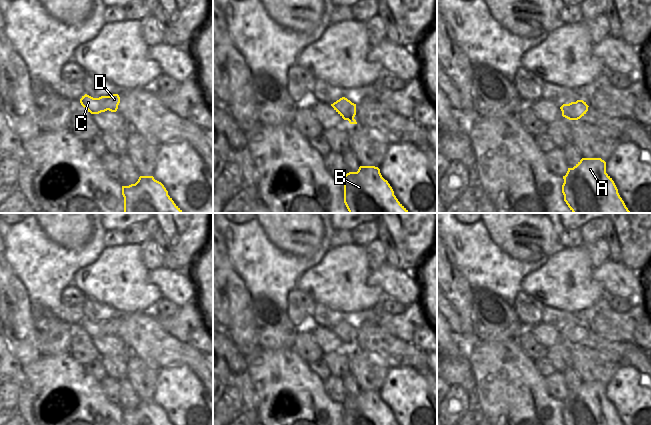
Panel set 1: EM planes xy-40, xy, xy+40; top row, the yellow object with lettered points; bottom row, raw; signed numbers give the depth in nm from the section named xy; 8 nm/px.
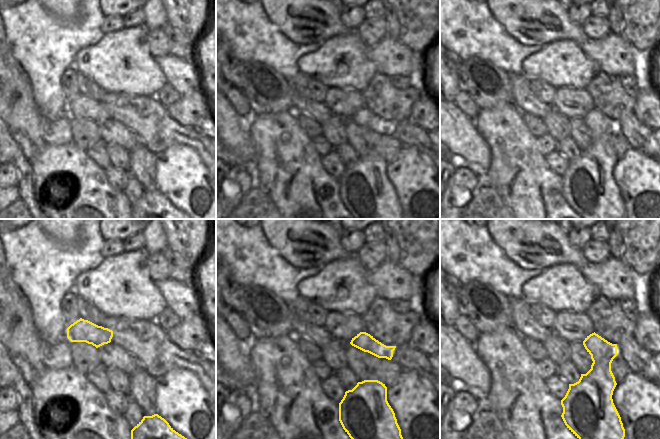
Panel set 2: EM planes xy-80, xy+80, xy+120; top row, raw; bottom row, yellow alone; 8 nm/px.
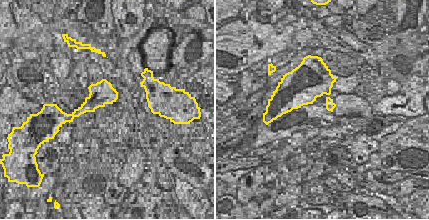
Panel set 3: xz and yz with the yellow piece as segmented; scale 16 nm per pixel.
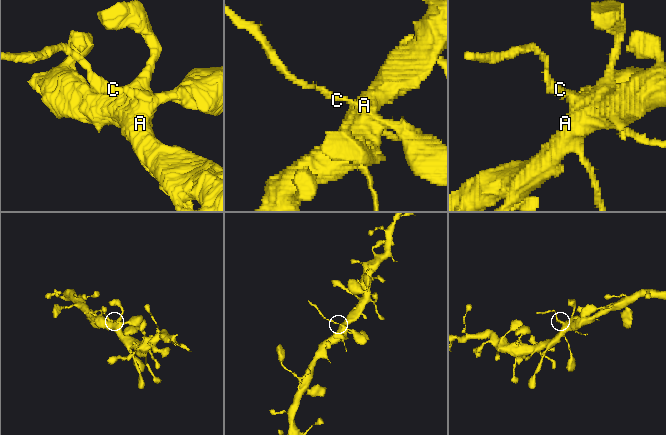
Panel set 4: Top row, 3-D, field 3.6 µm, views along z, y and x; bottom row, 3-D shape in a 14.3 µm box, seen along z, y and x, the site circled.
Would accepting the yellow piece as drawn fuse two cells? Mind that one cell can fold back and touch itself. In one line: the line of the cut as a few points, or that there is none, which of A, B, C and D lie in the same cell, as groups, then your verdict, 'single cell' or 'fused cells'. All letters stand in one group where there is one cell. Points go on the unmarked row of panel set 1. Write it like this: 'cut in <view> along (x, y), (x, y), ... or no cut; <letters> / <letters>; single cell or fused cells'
cut in xy+40 along (576, 326), (571, 343); A B / C D; fused cells

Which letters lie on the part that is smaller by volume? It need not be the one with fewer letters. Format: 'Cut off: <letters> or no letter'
Cut off: C, D

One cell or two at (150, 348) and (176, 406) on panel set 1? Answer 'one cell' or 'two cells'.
two cells

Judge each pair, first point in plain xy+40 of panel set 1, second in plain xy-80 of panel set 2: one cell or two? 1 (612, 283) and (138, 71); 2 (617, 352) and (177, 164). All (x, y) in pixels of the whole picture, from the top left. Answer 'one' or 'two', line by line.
1: two
2: two

